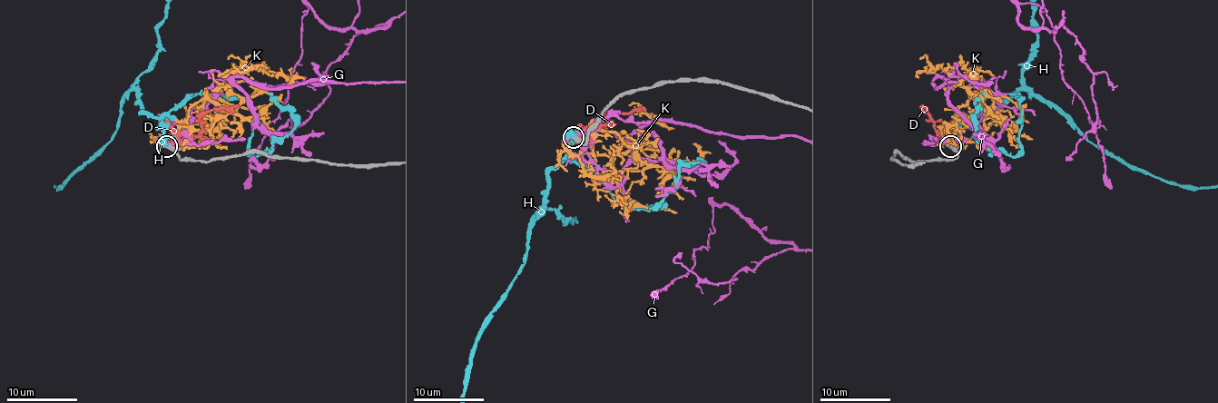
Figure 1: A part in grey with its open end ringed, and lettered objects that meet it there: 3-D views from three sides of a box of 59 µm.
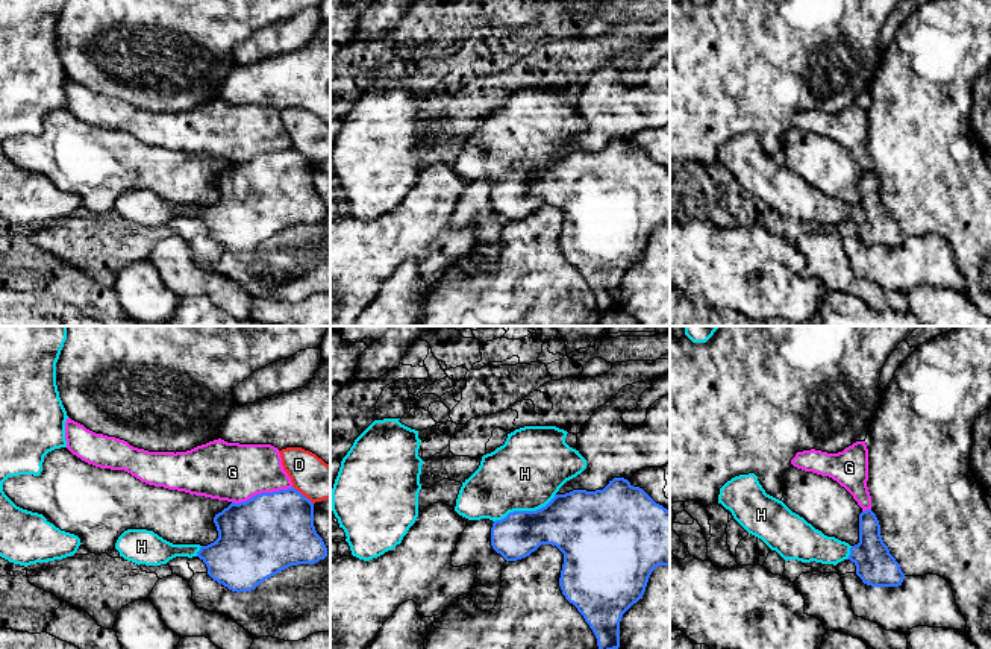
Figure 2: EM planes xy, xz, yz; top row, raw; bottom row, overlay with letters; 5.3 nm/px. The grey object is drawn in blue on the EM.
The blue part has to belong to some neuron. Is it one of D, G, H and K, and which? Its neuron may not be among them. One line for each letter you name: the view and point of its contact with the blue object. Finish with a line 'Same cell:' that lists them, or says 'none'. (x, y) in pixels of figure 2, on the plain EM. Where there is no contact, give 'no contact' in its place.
H: meets blue in xz at (525, 172)
Same cell: H

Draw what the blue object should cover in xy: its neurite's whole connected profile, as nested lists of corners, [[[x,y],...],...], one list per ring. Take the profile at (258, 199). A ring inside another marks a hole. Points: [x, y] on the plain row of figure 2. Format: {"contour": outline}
{"contour": [[[294,147],[232,162],[215,174],[214,183],[218,199],[208,206],[173,205],[153,191],[127,190],[115,209],[138,226],[199,217],[214,241],[236,253],[252,252],[291,226],[327,217],[314,187],[314,164]]]}

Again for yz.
{"contour": [[[755,133],[727,141],[720,149],[718,164],[785,221],[836,226],[850,220],[856,235],[871,247],[899,247],[905,240],[900,224],[882,200],[879,180],[871,170],[859,174],[859,203],[850,206],[824,196],[782,161],[767,155]]]}

